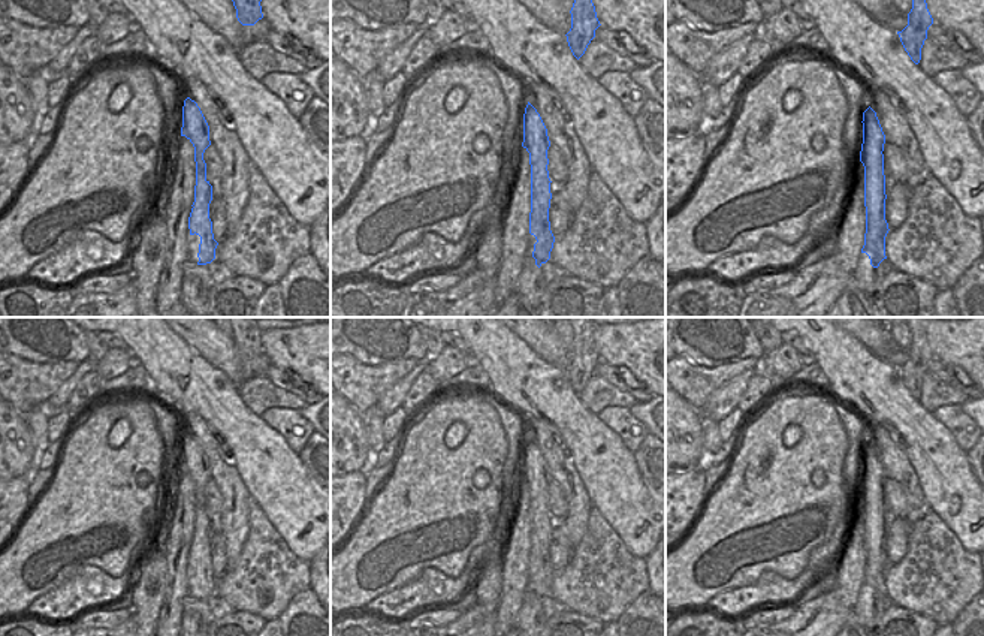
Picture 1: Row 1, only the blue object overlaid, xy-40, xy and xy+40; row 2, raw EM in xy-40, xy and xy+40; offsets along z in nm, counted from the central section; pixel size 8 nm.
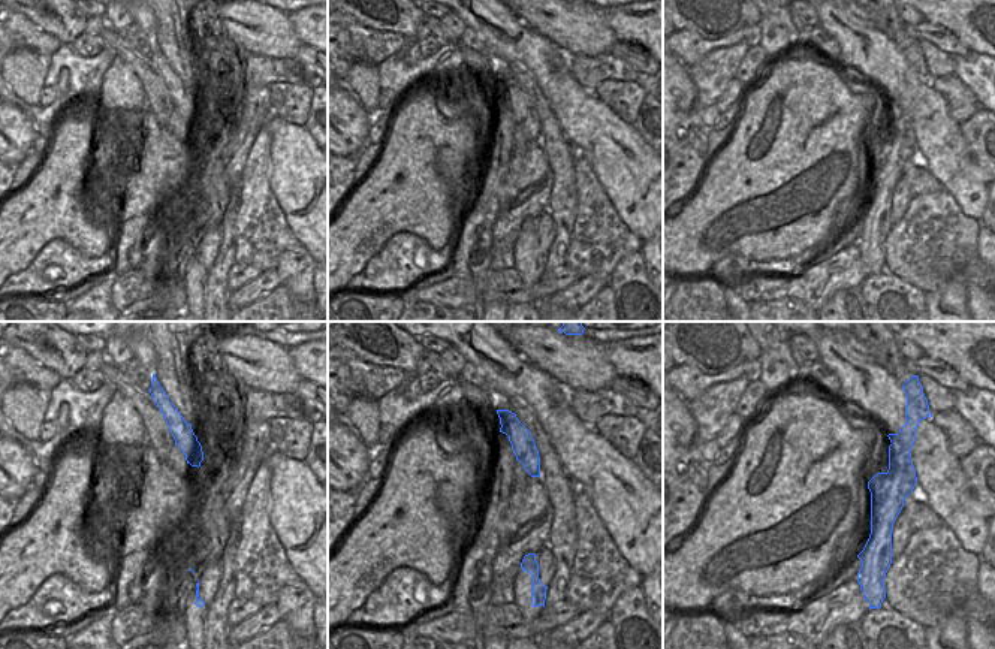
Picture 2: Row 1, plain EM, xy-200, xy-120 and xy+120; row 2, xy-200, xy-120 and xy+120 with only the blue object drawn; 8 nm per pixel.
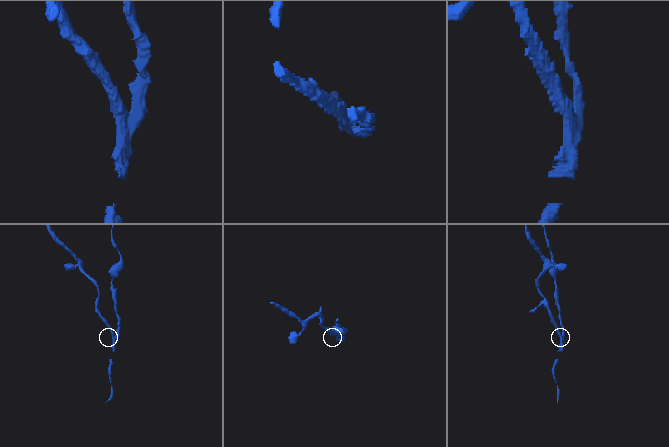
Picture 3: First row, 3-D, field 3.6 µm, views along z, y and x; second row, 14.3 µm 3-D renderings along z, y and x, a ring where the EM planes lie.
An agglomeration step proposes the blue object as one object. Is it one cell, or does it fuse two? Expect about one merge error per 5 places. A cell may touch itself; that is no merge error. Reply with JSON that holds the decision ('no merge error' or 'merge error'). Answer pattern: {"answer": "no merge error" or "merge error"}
{"answer": "merge error"}

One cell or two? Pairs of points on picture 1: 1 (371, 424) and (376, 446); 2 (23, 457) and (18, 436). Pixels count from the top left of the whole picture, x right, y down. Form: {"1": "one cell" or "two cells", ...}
{"1": "one cell", "2": "one cell"}

